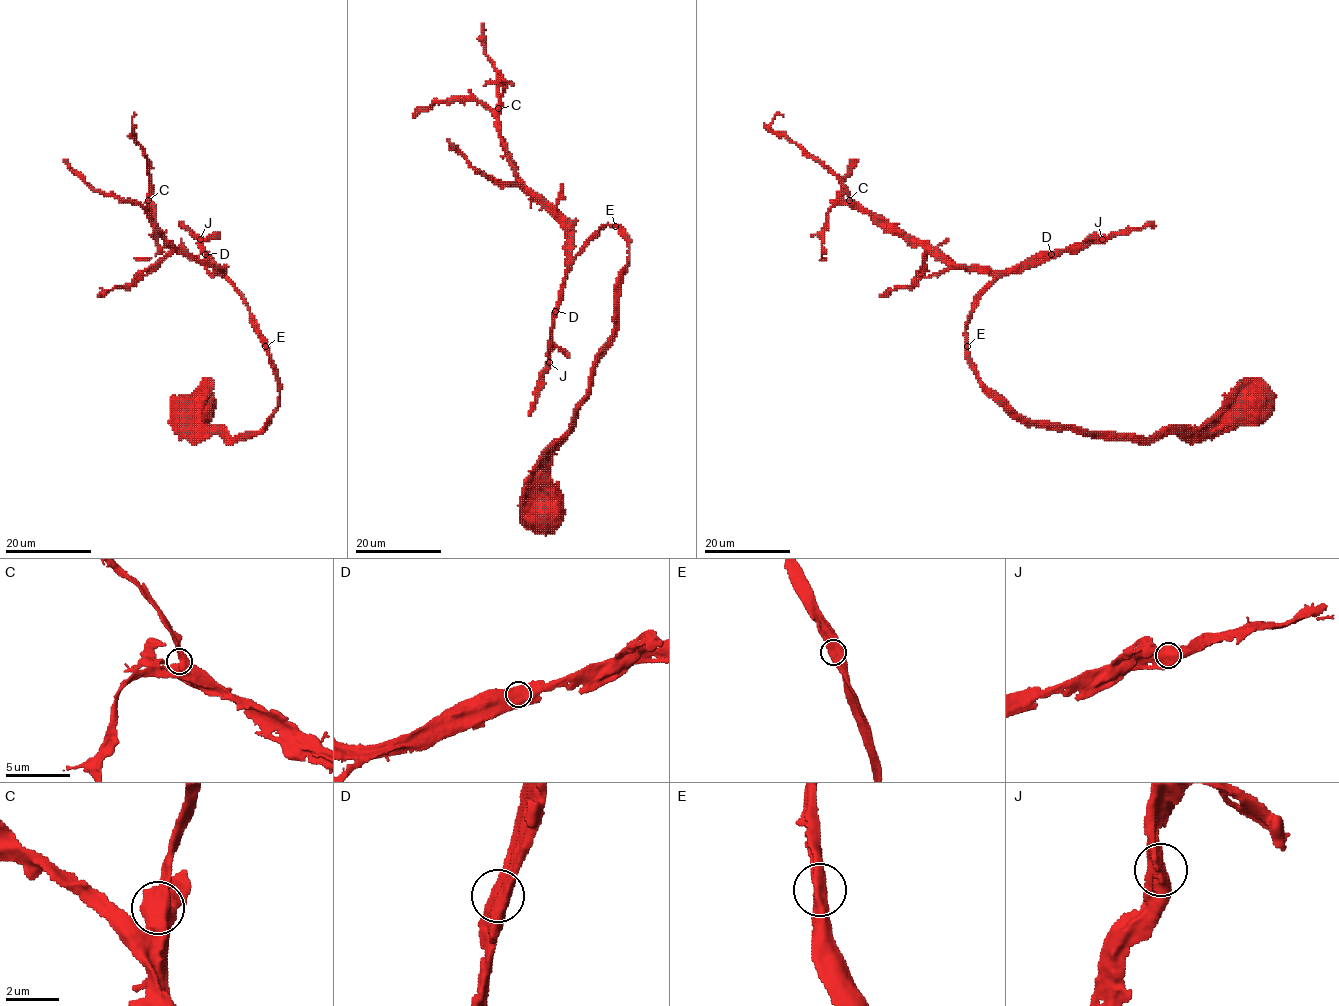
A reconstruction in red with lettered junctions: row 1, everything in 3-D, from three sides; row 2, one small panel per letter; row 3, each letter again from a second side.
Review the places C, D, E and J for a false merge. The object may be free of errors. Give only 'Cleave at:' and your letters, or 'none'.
Cleave at: none

